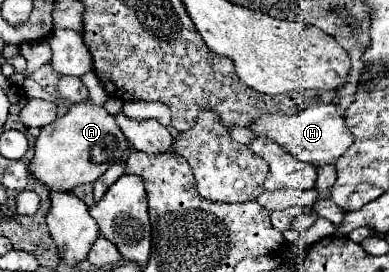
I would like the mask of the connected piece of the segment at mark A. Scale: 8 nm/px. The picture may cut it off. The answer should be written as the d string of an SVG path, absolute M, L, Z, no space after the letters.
M92 71L84 73L82 83L88 87L90 101L72 105L70 111L62 117L58 117L54 123L42 127L36 145L34 145L34 157L28 165L30 175L46 185L46 189L52 191L72 191L78 185L94 183L114 161L122 157L126 151L126 137L116 125L114 117L104 111L104 103L108 99L108 93L100 79Z

